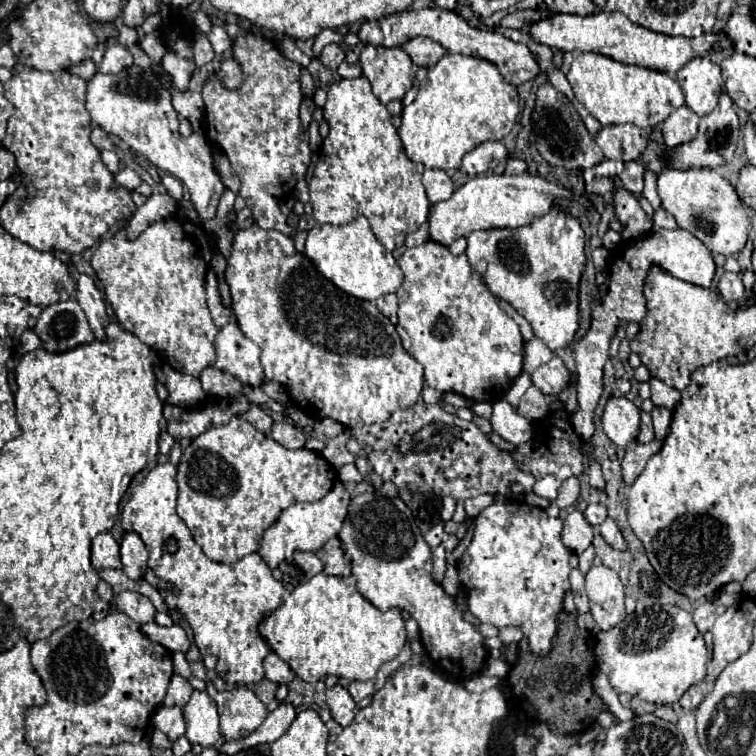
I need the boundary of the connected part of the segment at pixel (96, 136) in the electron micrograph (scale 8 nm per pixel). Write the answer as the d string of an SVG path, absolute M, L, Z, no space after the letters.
M94 126L94 128L92 128L90 140L92 140L92 144L94 144L98 150L112 150L112 148L114 148L112 140L108 138L108 134L106 134L100 126Z

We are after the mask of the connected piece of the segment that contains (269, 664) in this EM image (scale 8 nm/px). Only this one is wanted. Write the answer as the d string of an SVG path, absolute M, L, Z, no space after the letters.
M270 652L266 658L264 658L264 670L266 670L266 678L270 682L276 682L276 684L284 684L284 682L290 682L294 680L294 672L290 670L290 666L280 660L274 652Z

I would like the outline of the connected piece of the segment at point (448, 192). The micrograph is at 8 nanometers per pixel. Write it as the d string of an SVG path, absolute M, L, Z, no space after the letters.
M424 170L422 184L424 184L426 196L432 204L448 200L448 196L452 196L452 192L454 192L452 180L444 170Z

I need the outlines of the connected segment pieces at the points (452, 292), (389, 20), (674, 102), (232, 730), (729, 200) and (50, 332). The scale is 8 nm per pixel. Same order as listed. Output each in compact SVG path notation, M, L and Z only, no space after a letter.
M426 240L420 246L406 248L406 252L398 258L398 266L404 272L404 282L396 292L400 308L395 327L400 329L397 333L404 350L422 364L426 384L444 394L460 392L470 400L496 402L504 398L516 376L522 372L524 340L518 324L498 306L496 298L488 292L480 276L472 274L466 254L454 256L446 246Z
M424 8L424 10L406 10L400 14L392 14L392 16L384 16L380 20L368 22L362 26L362 30L358 32L360 36L366 36L368 44L374 46L402 46L404 42L416 38L416 36L426 36L432 38L436 42L440 42L446 52L458 52L458 54L468 54L468 56L476 56L476 58L484 58L492 64L498 66L500 74L504 76L506 82L520 86L528 80L534 80L538 74L542 74L542 68L538 66L536 54L522 42L514 42L510 38L506 38L500 32L488 32L488 30L480 30L470 26L462 16L458 16L456 12L450 10L442 10L442 8Z
M576 54L566 78L574 90L576 100L582 102L602 126L630 122L638 128L648 130L662 124L672 110L684 106L680 84L670 74L622 64L602 54Z
M212 684L206 686L206 692L214 698L220 714L220 732L224 740L238 740L240 736L256 730L266 718L266 706L256 698L248 688L234 688L218 692Z
M666 168L658 174L658 196L662 208L676 218L678 226L692 232L712 254L734 256L744 248L750 232L750 210L718 172L710 168Z
M74 298L50 304L42 310L34 332L50 352L66 352L78 344L94 340L88 320Z

